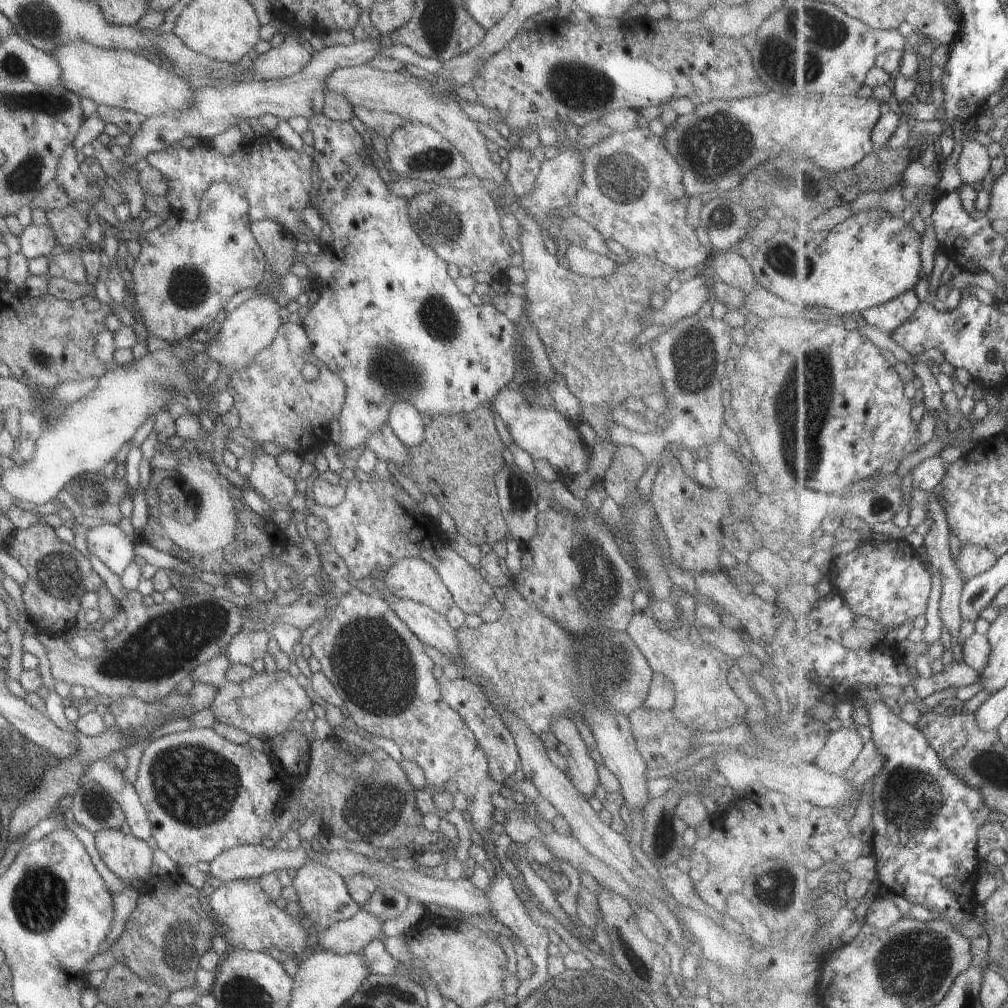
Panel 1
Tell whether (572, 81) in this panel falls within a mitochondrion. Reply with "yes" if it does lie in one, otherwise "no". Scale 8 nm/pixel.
yes

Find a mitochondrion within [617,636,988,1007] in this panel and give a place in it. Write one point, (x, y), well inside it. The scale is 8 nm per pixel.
(913, 965)

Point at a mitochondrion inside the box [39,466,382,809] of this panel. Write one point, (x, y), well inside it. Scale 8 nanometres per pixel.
(160, 648)

